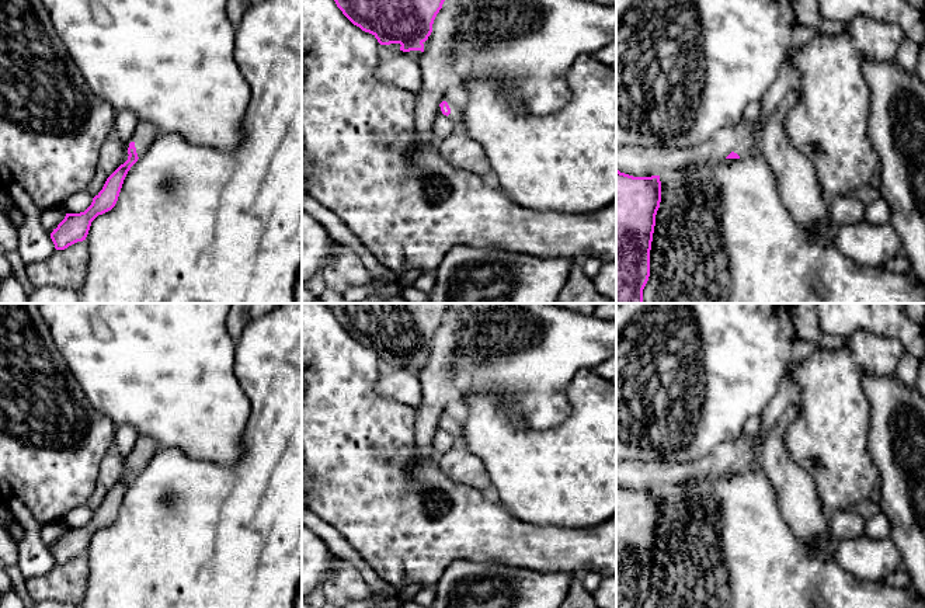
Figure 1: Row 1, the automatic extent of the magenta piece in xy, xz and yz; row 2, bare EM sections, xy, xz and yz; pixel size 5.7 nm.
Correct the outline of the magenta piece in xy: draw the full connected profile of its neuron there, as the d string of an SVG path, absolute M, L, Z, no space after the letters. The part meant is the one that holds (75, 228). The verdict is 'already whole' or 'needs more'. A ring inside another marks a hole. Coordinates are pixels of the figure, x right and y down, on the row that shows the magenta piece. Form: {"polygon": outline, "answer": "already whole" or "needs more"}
{"polygon": "M138 122L133 136L124 143L129 154L128 160L107 178L102 190L93 198L91 205L84 212L66 213L65 219L51 233L56 250L65 250L86 240L91 222L115 206L128 171L145 154L147 140L157 135L157 129L150 122Z", "answer": "needs more"}

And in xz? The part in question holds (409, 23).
{"polygon": "M334 0L342 14L362 31L372 34L380 45L400 44L400 51L421 51L432 32L432 24L445 0Z", "answer": "already whole"}

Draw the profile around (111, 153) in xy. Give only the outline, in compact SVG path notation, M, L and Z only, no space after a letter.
M111 135L101 145L100 160L95 168L95 174L86 188L86 191L91 197L98 195L107 178L121 166L124 153L125 153L124 142L115 135Z

